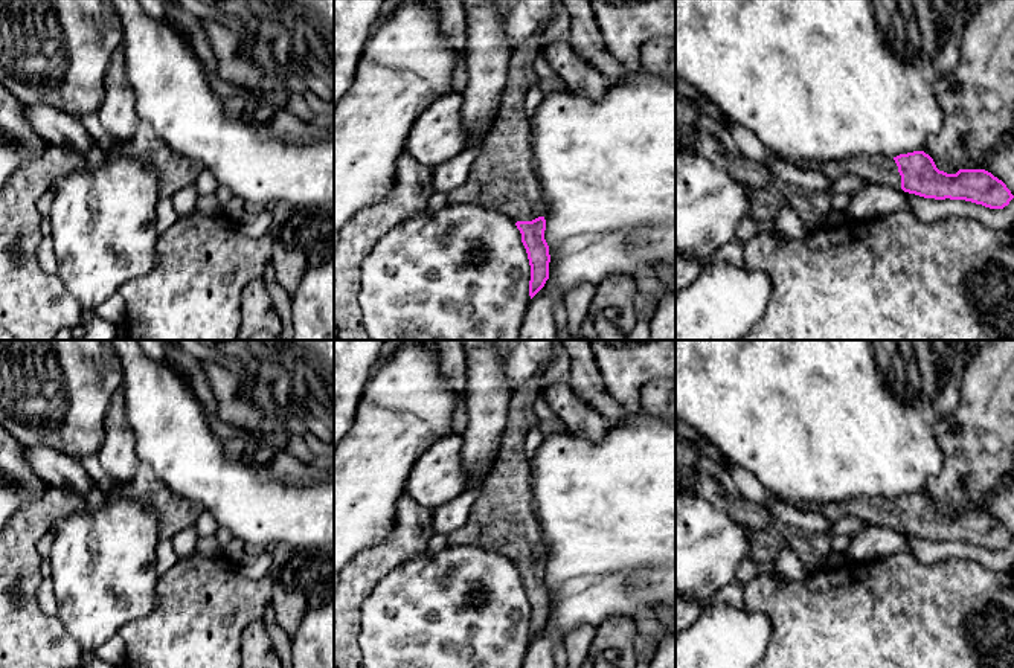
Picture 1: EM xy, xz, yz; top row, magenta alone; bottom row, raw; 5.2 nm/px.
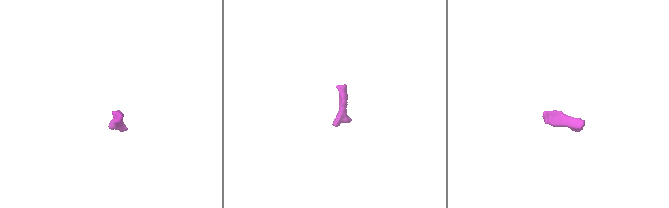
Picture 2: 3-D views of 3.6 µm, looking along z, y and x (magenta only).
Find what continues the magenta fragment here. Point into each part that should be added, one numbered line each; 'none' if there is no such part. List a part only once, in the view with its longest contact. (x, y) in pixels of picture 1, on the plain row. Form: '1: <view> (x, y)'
1: yz (877, 511)

